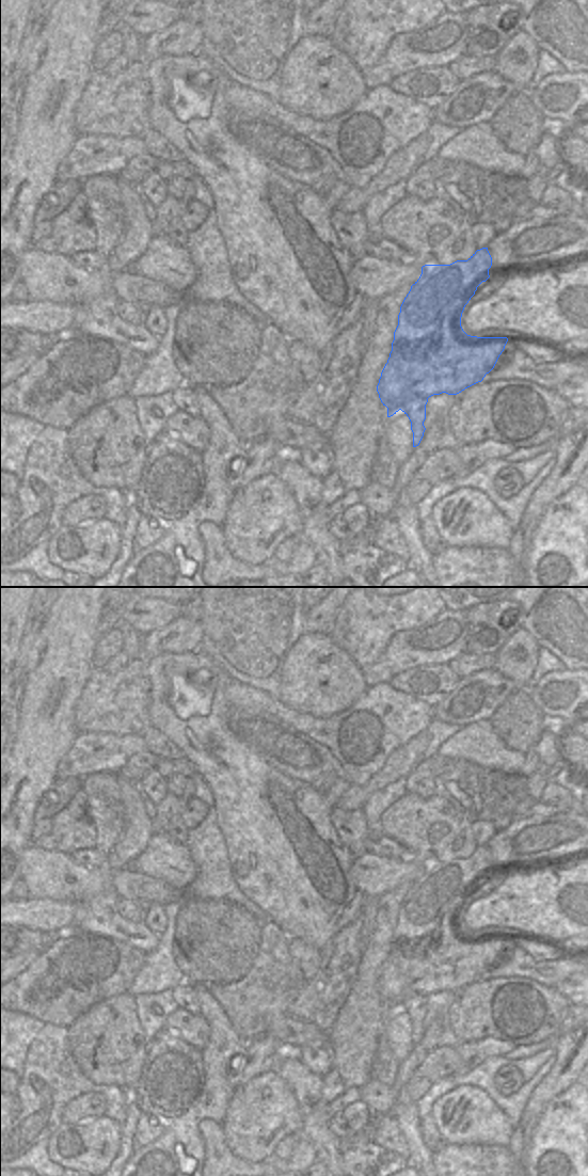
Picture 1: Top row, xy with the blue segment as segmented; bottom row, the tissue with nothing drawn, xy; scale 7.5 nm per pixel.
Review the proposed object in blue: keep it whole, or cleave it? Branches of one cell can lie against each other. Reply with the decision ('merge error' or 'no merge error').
merge error

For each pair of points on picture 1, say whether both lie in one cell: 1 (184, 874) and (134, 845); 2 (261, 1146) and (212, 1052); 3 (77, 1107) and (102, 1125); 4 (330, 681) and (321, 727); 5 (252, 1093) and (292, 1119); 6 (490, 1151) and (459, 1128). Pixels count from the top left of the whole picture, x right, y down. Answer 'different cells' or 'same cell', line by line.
1: different cells
2: different cells
3: different cells
4: different cells
5: same cell
6: different cells

